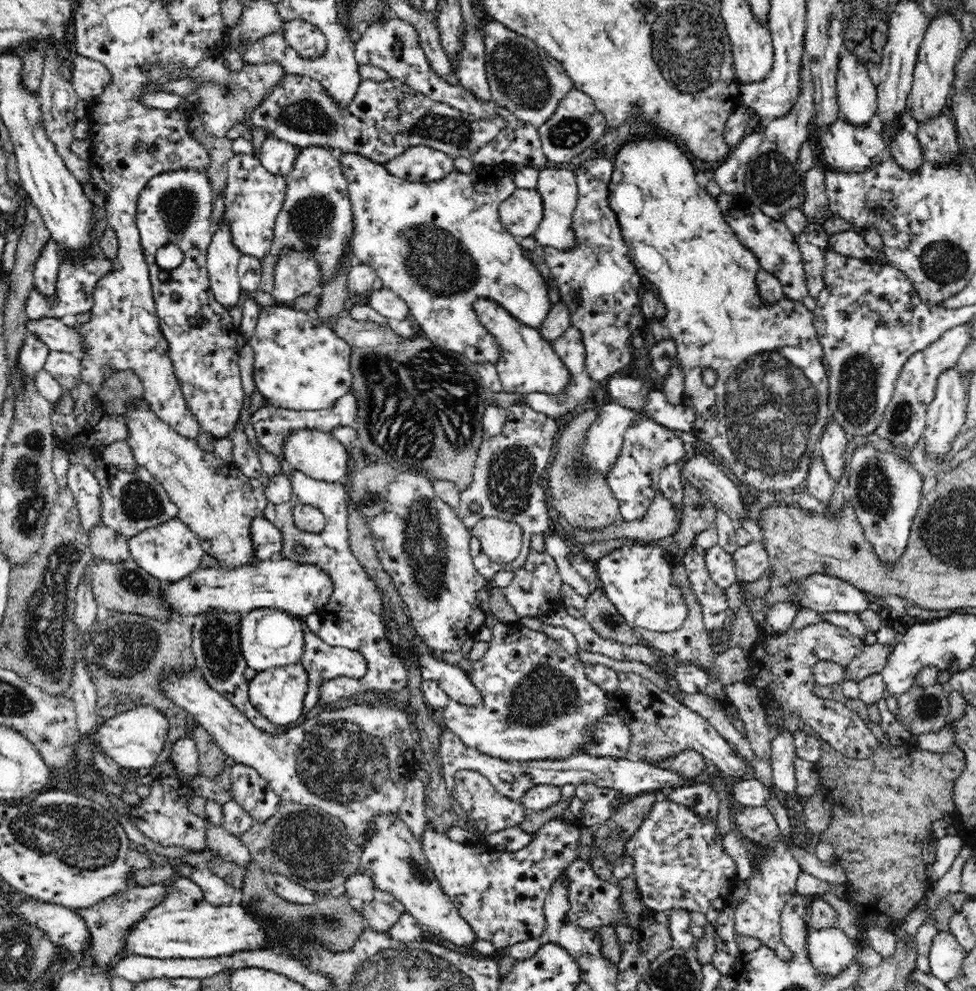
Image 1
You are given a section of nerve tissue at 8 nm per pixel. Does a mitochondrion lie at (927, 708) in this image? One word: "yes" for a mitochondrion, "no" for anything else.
yes

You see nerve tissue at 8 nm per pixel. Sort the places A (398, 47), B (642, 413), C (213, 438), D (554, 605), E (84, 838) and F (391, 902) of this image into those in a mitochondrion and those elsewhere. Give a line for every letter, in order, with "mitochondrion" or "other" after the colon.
A: other
B: other
C: other
D: other
E: mitochondrion
F: other

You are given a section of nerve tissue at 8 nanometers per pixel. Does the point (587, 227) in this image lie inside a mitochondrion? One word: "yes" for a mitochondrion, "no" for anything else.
yes

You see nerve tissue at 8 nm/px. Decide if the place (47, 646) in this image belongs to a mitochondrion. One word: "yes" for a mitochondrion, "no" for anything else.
yes

